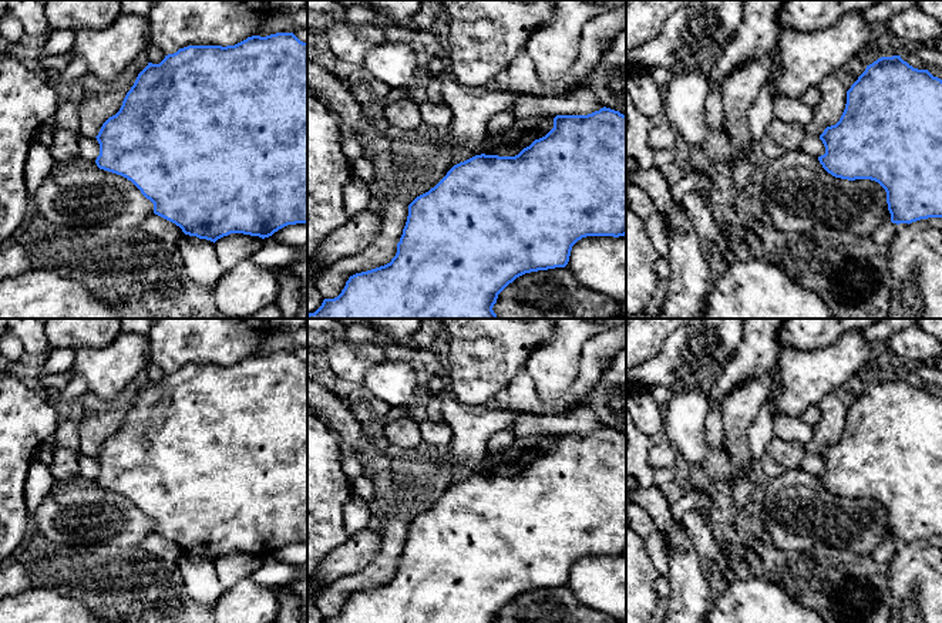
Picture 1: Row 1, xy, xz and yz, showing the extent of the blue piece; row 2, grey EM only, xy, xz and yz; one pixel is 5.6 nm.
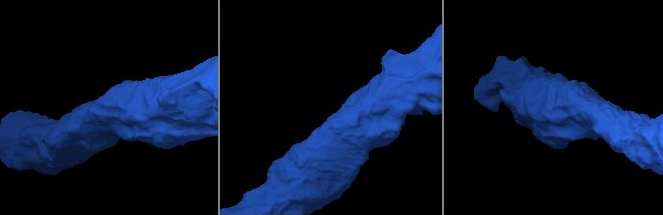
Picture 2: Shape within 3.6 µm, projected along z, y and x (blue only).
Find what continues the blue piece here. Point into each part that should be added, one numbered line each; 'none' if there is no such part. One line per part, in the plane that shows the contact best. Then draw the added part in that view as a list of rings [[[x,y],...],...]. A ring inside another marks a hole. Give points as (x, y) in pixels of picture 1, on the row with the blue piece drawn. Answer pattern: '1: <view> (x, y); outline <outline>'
none

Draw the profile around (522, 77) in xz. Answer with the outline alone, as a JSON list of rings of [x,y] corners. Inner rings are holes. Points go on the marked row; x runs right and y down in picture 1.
[[[526,48],[519,51],[518,55],[511,61],[508,75],[509,82],[505,88],[514,94],[514,101],[507,111],[508,114],[511,114],[521,95],[541,97],[546,92],[536,75],[534,61]]]

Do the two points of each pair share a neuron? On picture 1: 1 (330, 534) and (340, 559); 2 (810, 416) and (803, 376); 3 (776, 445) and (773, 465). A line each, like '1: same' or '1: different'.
1: different
2: different
3: same

